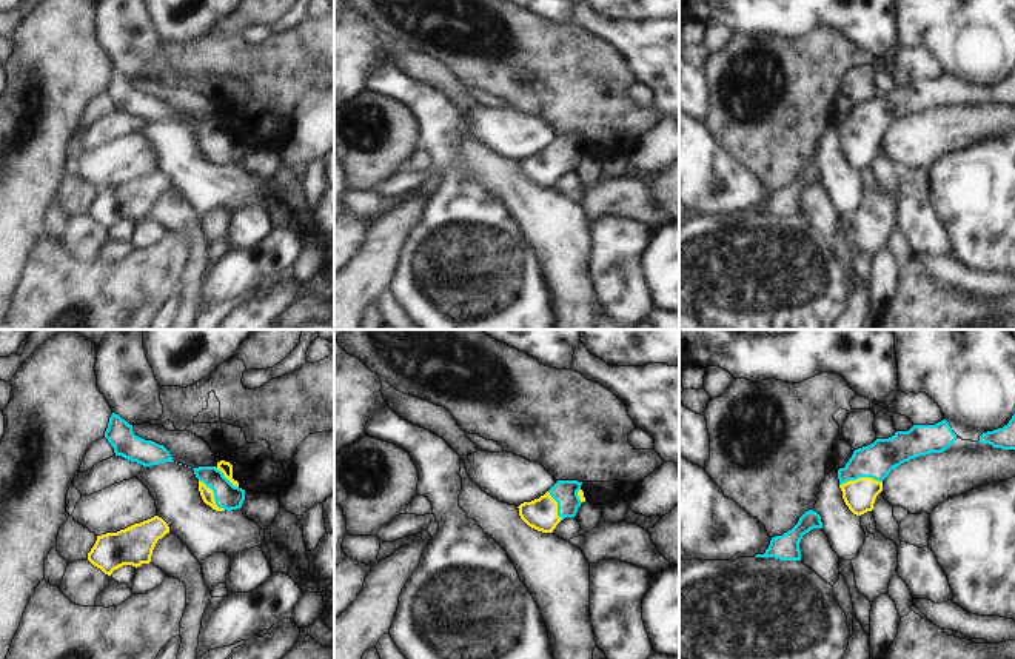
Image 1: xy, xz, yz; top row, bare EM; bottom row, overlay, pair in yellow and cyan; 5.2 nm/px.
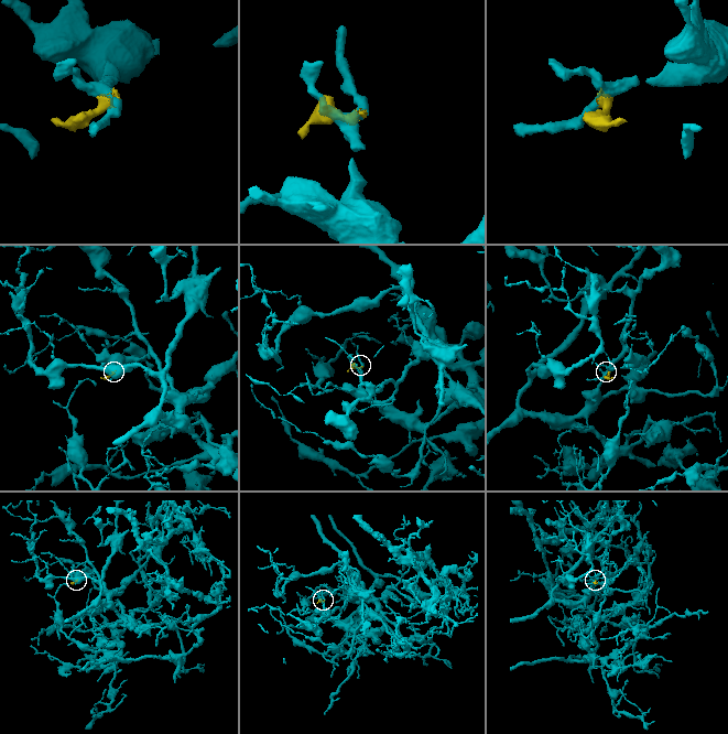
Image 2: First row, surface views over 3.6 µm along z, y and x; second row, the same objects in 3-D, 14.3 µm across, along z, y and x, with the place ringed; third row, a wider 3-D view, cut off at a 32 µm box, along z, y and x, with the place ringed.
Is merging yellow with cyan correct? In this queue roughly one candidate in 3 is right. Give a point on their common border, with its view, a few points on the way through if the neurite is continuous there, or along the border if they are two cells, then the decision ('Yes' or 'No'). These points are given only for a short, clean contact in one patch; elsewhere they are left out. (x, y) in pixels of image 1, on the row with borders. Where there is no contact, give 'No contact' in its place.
Touches yellow at yz (860, 478). Path across: yz (860, 495), (860, 478), (875, 461). Yes.

